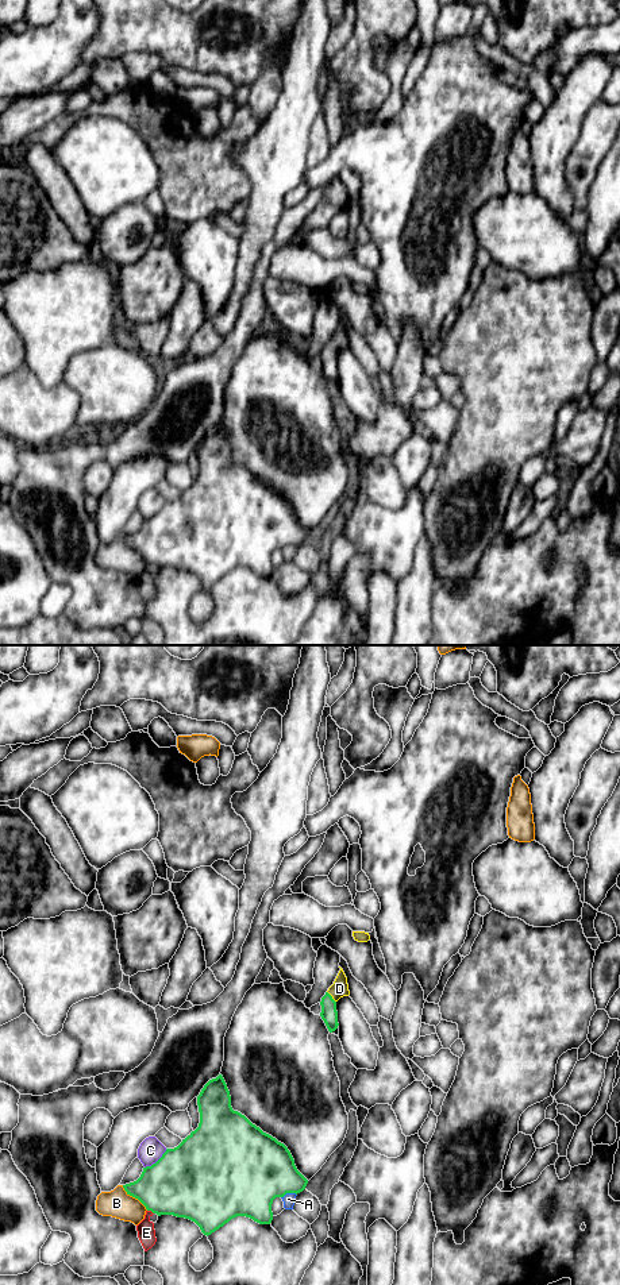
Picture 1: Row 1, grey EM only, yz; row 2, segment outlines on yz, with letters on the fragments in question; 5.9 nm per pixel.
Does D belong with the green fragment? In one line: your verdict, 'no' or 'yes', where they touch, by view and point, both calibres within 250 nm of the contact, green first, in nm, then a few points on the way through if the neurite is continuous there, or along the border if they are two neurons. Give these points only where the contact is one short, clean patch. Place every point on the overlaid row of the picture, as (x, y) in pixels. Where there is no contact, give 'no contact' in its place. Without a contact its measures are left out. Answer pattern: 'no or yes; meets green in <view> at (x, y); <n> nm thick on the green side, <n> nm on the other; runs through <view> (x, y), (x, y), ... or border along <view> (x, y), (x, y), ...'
yes; meets green in yz at (331, 996); 100 nm thick on the green side, 100 nm on the other; runs through yz (328, 1014), (331, 996), (339, 988)

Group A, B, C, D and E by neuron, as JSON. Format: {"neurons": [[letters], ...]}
{"neurons": [["A"], ["B"], ["C"], ["D"], ["E"]]}

